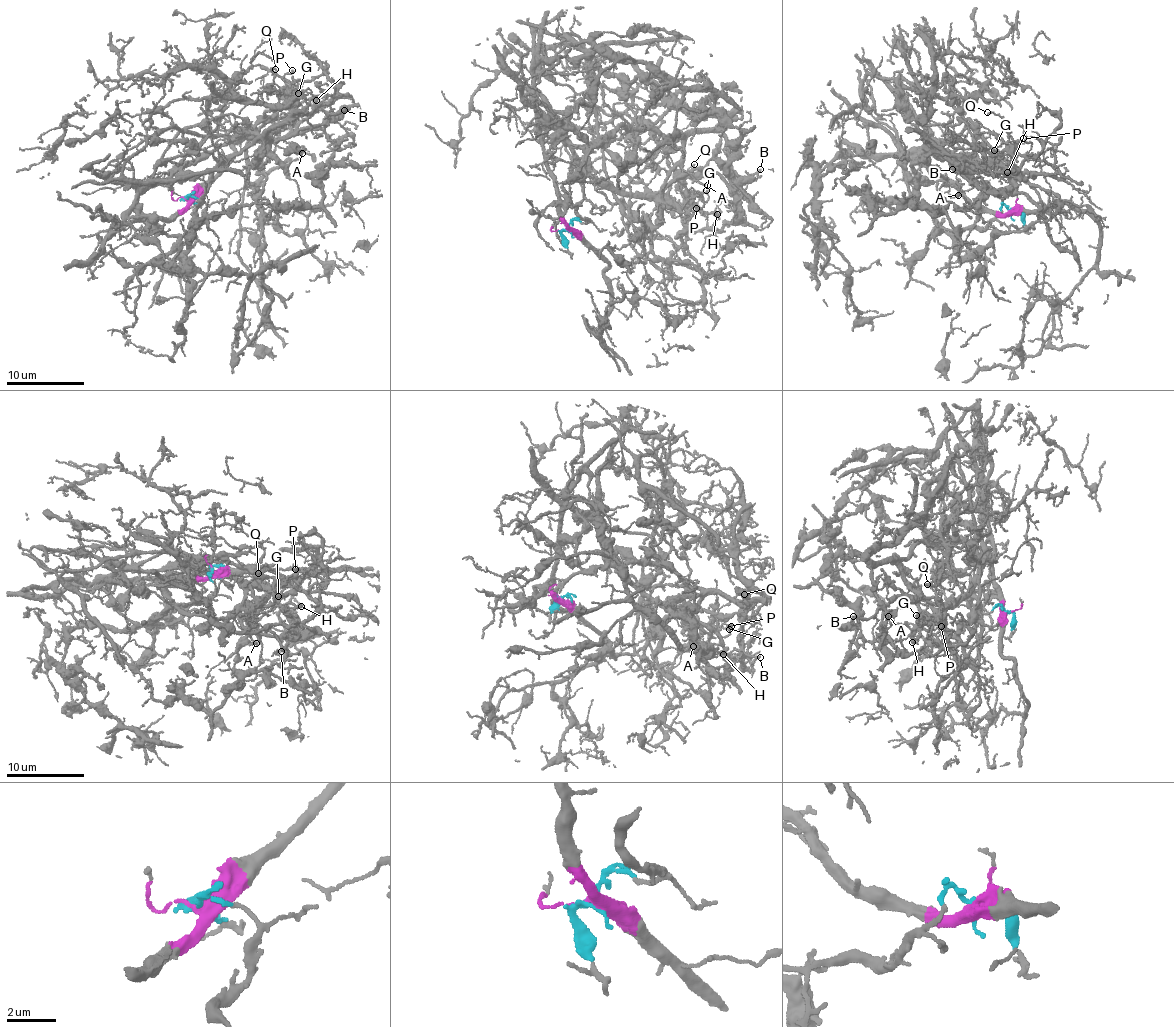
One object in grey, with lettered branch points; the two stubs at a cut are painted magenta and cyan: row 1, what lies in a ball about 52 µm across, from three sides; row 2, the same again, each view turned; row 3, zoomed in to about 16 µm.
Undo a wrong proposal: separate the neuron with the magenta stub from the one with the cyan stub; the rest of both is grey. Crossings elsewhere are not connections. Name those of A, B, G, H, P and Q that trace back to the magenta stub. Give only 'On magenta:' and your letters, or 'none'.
On magenta: none

